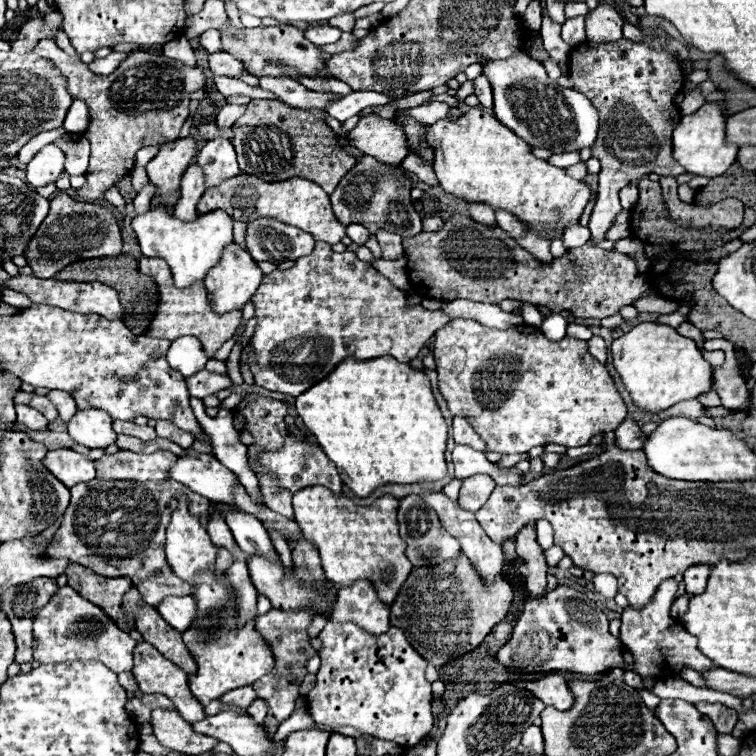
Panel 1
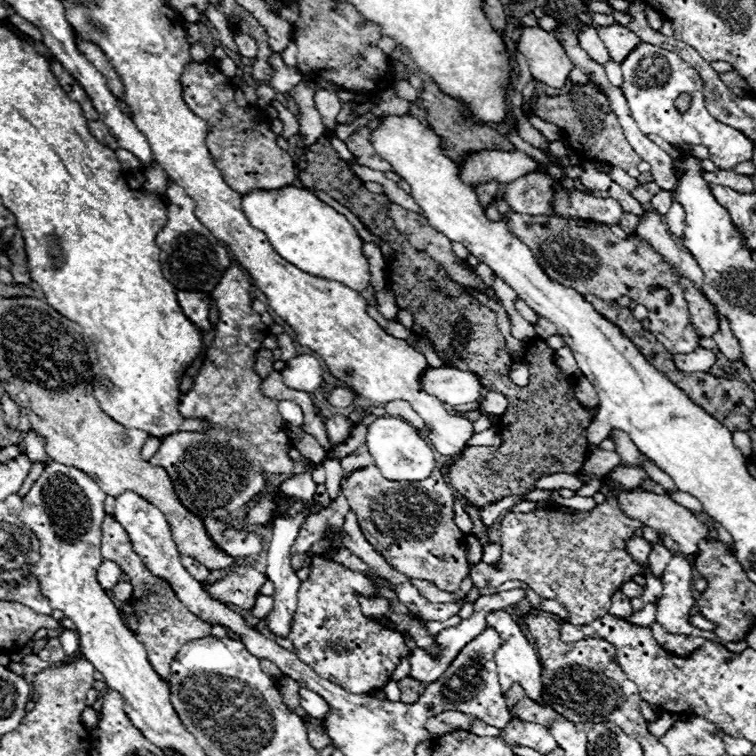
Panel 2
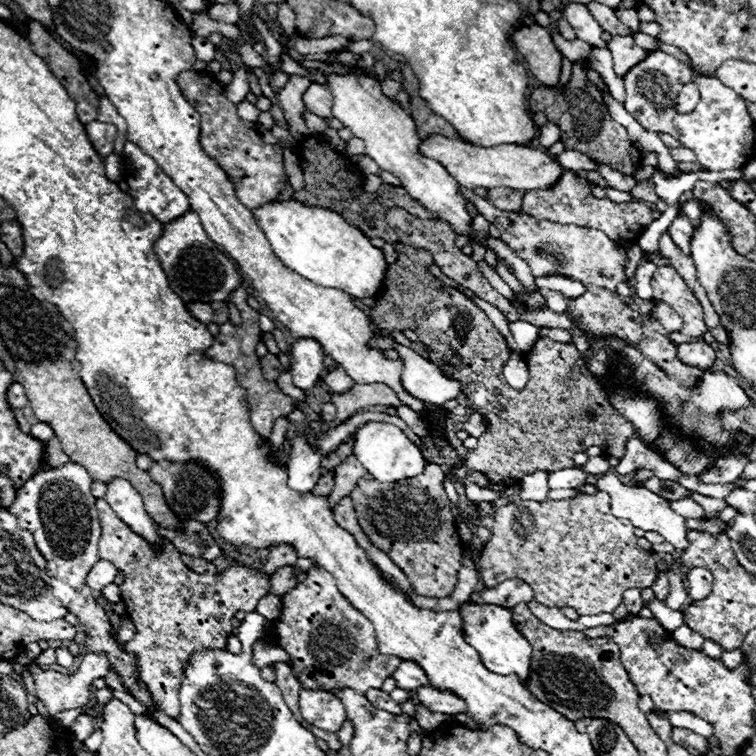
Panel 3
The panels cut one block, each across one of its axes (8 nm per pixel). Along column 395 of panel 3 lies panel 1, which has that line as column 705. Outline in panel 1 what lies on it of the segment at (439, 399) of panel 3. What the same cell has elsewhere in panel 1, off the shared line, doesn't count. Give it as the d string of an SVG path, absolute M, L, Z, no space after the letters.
M714 338L704 342L704 350L722 350L726 354L726 362L722 364L722 368L714 370L712 374L712 380L716 382L716 392L722 398L722 406L732 412L742 412L744 408L748 408L752 402L752 394L748 392L734 344L724 338Z

